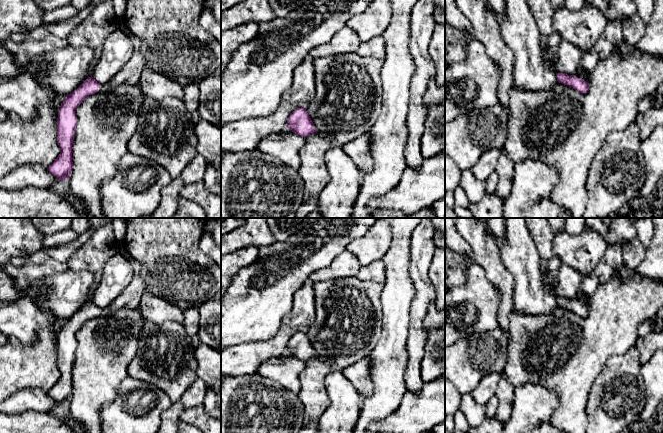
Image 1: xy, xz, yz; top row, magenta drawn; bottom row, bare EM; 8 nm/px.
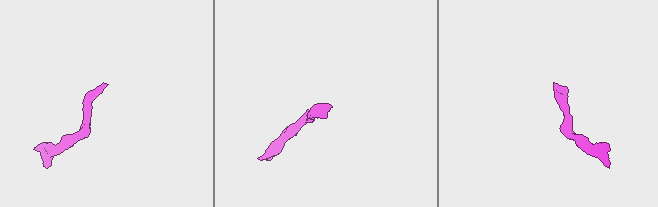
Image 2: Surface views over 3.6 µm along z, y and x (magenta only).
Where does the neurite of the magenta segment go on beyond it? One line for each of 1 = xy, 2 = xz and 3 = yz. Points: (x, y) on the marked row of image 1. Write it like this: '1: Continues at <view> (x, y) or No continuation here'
1: Continues at xy (130, 73)
2: No continuation here
3: No continuation here

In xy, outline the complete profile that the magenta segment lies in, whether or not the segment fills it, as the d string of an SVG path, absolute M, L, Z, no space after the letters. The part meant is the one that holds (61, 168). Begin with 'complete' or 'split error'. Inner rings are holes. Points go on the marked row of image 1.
split error | M133 35L130 36L134 43L133 55L112 80L105 84L99 84L92 76L88 77L77 89L66 95L58 109L57 141L60 147L60 154L47 168L58 180L67 180L73 168L72 145L77 123L75 110L84 98L95 93L112 91L120 85L139 84L139 79L142 71L146 68L146 63L140 51L141 41Z

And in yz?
complete | M556 73L556 75L559 83L572 87L579 93L586 93L589 89L588 83L577 76L567 75L565 73Z

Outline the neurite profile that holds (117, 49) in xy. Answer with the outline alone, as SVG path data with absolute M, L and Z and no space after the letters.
M119 28L111 33L102 45L102 54L93 68L92 77L105 84L122 69L134 52L134 43L130 34Z

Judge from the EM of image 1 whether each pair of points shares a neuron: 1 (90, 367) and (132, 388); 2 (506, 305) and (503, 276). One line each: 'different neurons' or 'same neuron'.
1: different neurons
2: same neuron

